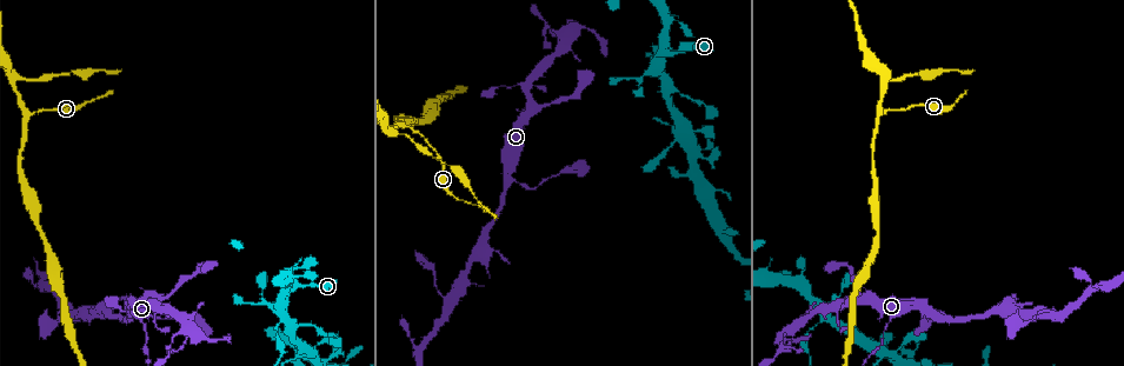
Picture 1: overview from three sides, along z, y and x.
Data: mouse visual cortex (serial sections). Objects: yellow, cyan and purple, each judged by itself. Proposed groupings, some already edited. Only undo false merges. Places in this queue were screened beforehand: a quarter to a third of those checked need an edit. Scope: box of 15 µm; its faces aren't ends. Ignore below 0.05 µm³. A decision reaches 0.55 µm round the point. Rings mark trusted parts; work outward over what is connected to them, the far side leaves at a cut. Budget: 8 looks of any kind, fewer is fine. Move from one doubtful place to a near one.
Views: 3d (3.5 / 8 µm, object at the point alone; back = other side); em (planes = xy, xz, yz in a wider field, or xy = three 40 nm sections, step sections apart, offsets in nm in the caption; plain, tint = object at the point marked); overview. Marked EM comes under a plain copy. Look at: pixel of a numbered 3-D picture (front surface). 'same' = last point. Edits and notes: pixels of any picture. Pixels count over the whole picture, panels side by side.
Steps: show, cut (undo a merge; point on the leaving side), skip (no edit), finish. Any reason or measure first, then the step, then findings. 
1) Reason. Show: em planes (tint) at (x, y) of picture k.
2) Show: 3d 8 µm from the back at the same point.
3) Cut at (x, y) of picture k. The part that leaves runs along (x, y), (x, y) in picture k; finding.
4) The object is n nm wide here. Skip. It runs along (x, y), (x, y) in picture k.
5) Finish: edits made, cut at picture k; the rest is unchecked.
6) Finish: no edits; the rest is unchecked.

Branch point. Show: 3d 3.5 µm from the back at (29, 113) of picture 1.

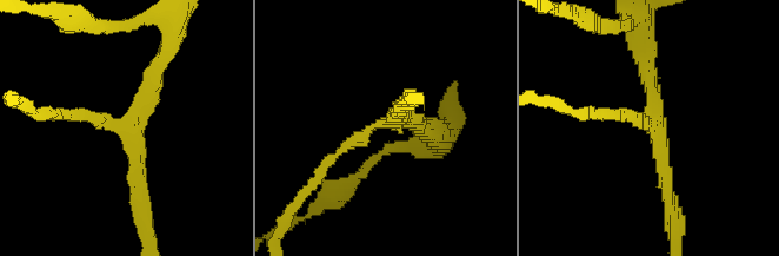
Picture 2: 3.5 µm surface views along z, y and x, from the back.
Show: em planes (tint) at (655, 130) of picture 2.

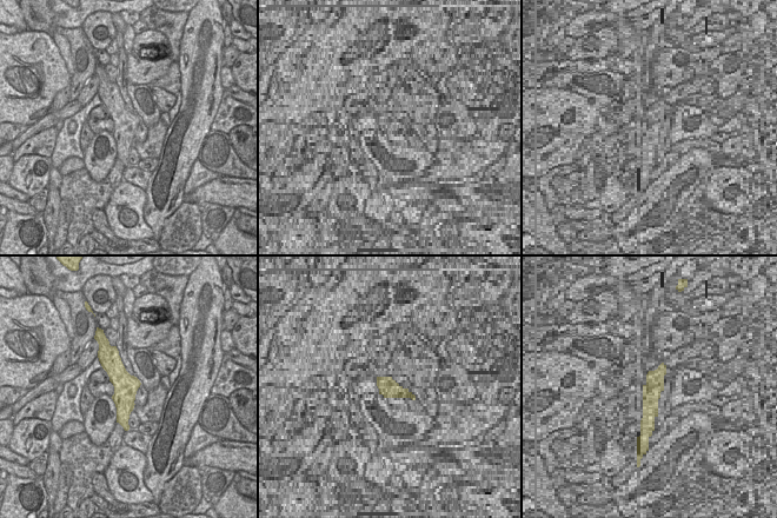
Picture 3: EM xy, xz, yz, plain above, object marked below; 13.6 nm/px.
The arms are 150, 200, 200 nm wide. Skip. It runs along (61, 115), (101, 118), (134, 140), (141, 202) in picture 2; continuous, no second cell.

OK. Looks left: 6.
Calibre changes. Show: 3d 3.5 µm at (884, 342) of picture 1.

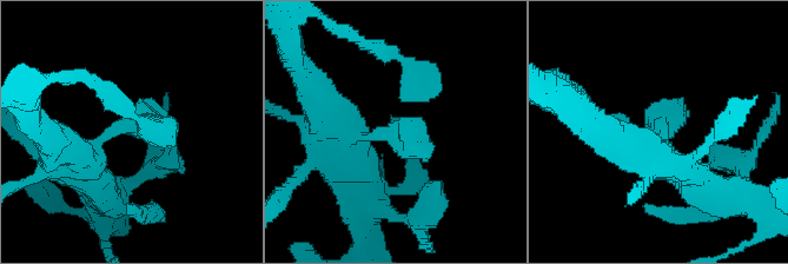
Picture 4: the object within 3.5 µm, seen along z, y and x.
Shape alone is not enough. Show: em planes (tint) at (126, 123) of picture 4.

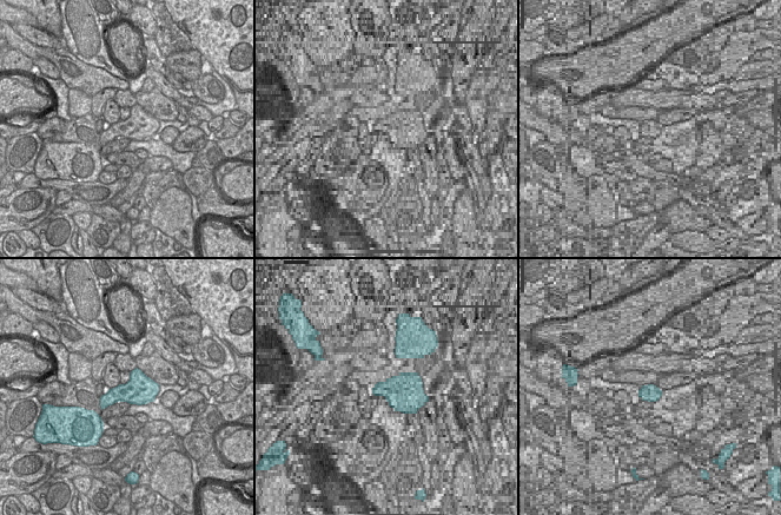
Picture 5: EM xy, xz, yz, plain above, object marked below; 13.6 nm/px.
Skip. It runs along (330, 118), (428, 160) in picture 4; continuous, no second cell.

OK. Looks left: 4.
Calibre changes. Show: 3d 8 µm at (277, 332) of picture 1.

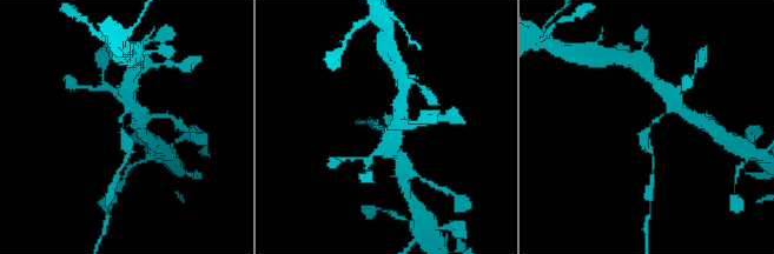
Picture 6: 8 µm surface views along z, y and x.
The arms are 300, 300 nm wide. Show: em xy step 1 (tint) at (123, 123) of picture 6.

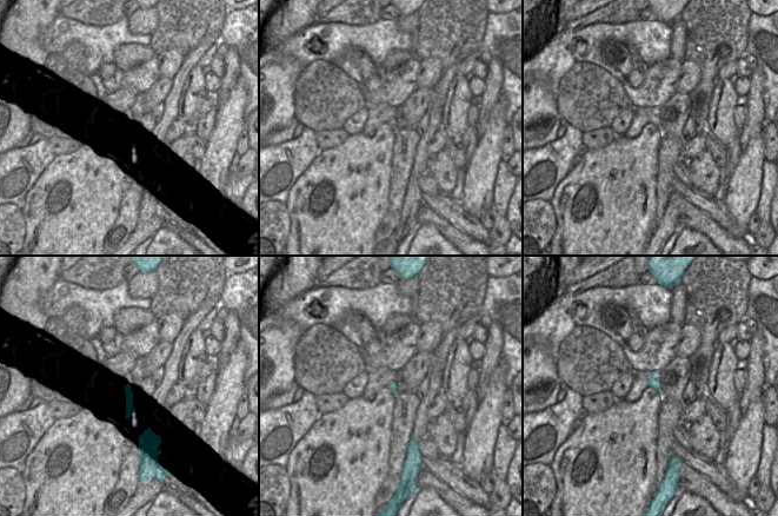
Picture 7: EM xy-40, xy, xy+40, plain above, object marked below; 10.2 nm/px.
The object is 90 nm wide here. Cut at (644, 133) of picture 6. The part that leaves runs along (663, 114), (644, 135), (652, 153) in picture 6; a second cell is stuck on.

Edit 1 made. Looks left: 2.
Finish: edits made, cut at picture 6; the rest is unchecked.

